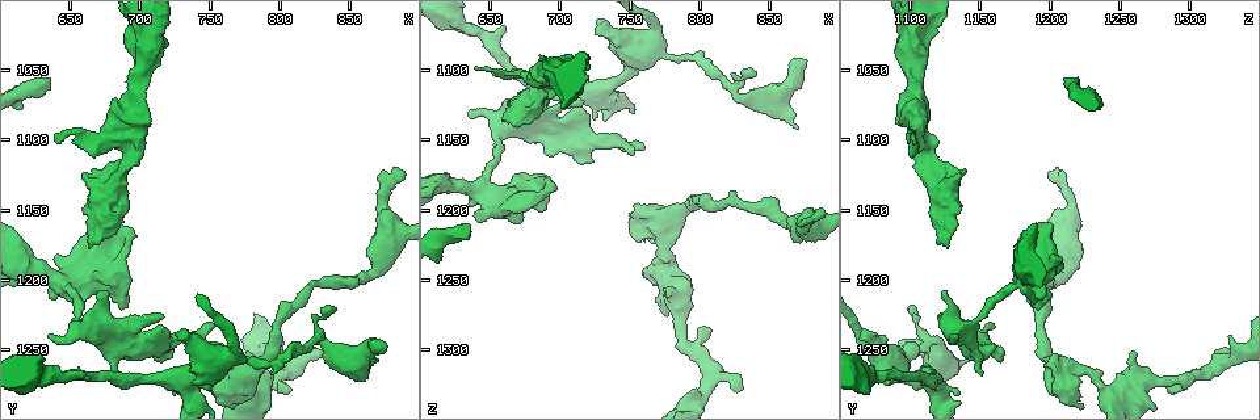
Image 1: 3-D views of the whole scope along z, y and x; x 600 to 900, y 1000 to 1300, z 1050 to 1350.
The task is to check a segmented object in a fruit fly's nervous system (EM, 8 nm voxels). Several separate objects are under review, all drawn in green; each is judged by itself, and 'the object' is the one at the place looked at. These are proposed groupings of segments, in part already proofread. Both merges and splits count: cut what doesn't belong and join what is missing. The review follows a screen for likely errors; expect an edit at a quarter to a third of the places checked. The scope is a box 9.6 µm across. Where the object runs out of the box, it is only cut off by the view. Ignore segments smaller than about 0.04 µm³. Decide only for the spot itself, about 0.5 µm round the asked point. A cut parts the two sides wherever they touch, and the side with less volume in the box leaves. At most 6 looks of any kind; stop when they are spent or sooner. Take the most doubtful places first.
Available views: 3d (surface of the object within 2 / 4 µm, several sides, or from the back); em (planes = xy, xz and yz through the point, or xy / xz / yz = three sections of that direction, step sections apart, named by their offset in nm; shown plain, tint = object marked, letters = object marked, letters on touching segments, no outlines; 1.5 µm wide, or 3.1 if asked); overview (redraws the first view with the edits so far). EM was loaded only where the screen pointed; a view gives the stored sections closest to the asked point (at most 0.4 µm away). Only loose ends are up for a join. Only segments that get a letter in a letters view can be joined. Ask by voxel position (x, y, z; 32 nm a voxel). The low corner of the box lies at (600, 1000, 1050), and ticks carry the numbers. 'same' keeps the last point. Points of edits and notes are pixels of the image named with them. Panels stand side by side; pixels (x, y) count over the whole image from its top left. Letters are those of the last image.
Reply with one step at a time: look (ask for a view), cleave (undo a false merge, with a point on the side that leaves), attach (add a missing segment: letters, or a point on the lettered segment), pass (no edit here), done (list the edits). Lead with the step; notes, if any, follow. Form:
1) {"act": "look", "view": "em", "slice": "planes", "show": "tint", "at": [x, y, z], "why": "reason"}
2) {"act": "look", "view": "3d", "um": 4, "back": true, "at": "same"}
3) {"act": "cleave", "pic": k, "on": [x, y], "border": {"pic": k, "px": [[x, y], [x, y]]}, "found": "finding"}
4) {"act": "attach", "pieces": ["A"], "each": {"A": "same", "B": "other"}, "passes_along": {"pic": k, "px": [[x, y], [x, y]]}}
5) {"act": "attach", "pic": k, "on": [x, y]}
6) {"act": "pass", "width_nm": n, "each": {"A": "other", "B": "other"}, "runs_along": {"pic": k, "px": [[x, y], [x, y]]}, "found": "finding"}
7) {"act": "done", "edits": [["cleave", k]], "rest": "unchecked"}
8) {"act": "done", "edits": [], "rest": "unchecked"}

{"act": "look", "view": "em", "slice": "planes", "show": "tint", "at": [868, 1258, 1144]}

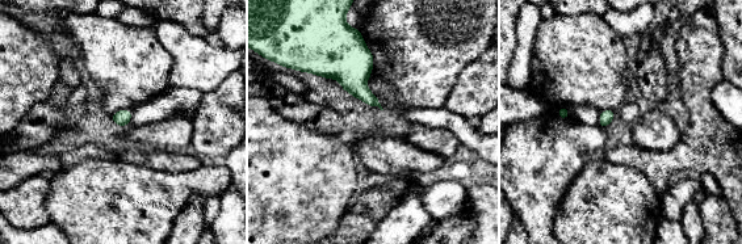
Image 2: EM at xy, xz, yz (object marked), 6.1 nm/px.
{"act": "look", "view": "em", "slice": "planes", "show": "letters", "at": "same"}

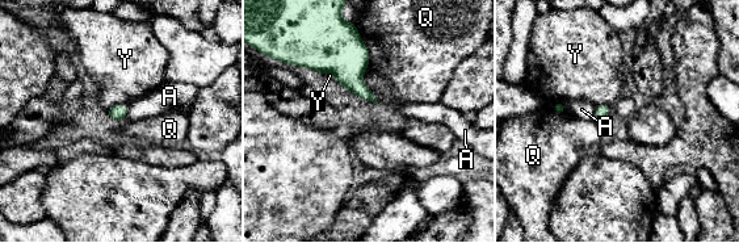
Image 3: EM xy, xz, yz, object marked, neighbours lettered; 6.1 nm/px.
{"act": "pass", "longest_contact_nm": ["Q", 300], "each": {"A": "other", "Q": "other", "Y": "other"}, "found": "none of them fits"}

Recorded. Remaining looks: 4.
{"act": "look", "view": "3d", "um": 4, "at": [660, 1264, 1070], "why": "branch stops here"}

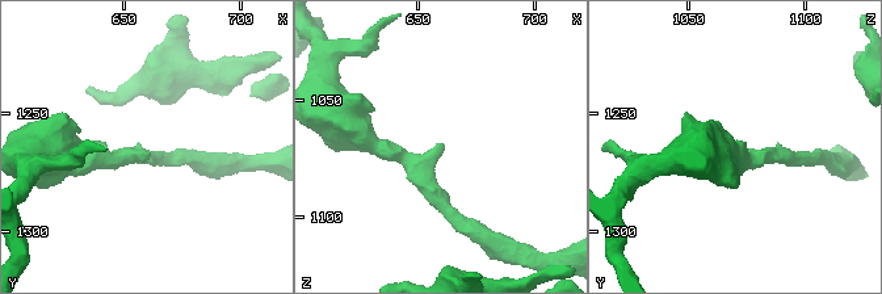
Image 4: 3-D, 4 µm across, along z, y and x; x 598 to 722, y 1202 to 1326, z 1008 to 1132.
{"act": "look", "view": "em", "slice": "planes", "show": "letters", "at": [659, 1267, 1069], "arm_widths_nm": [220, 220]}

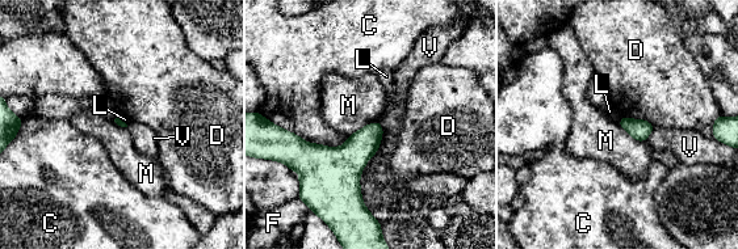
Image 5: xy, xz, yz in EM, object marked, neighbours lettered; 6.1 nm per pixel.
{"act": "pass", "each": {"C": "other", "D": "other", "F": "other", "L": "other", "M": "other", "V": "other"}, "border": {"pic": 5, "px": [[378, 121], [373, 121], [348, 135]]}, "found": "no lettered segment goes on from it"}

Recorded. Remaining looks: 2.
{"act": "look", "view": "em", "slice": "planes", "show": "letters", "at": [684, 1266, 1150], "why": "free end"}

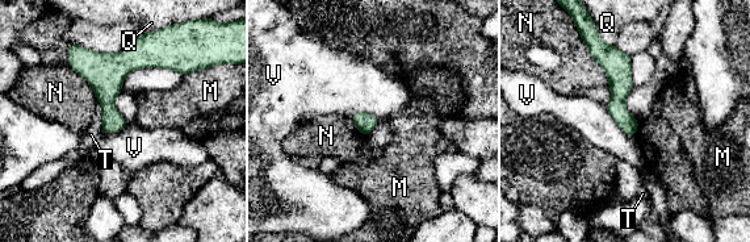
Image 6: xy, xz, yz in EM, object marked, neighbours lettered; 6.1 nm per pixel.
{"act": "pass", "each": {"M": "other", "N": "other", "Q": "other", "T": "other", "V": "other"}, "border": {"pic": 6, "px": [[606, 107], [614, 121], [633, 137]]}, "found": "none of them fits"}

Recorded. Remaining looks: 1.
{"act": "done", "edits": [], "rest": "unchecked"}

